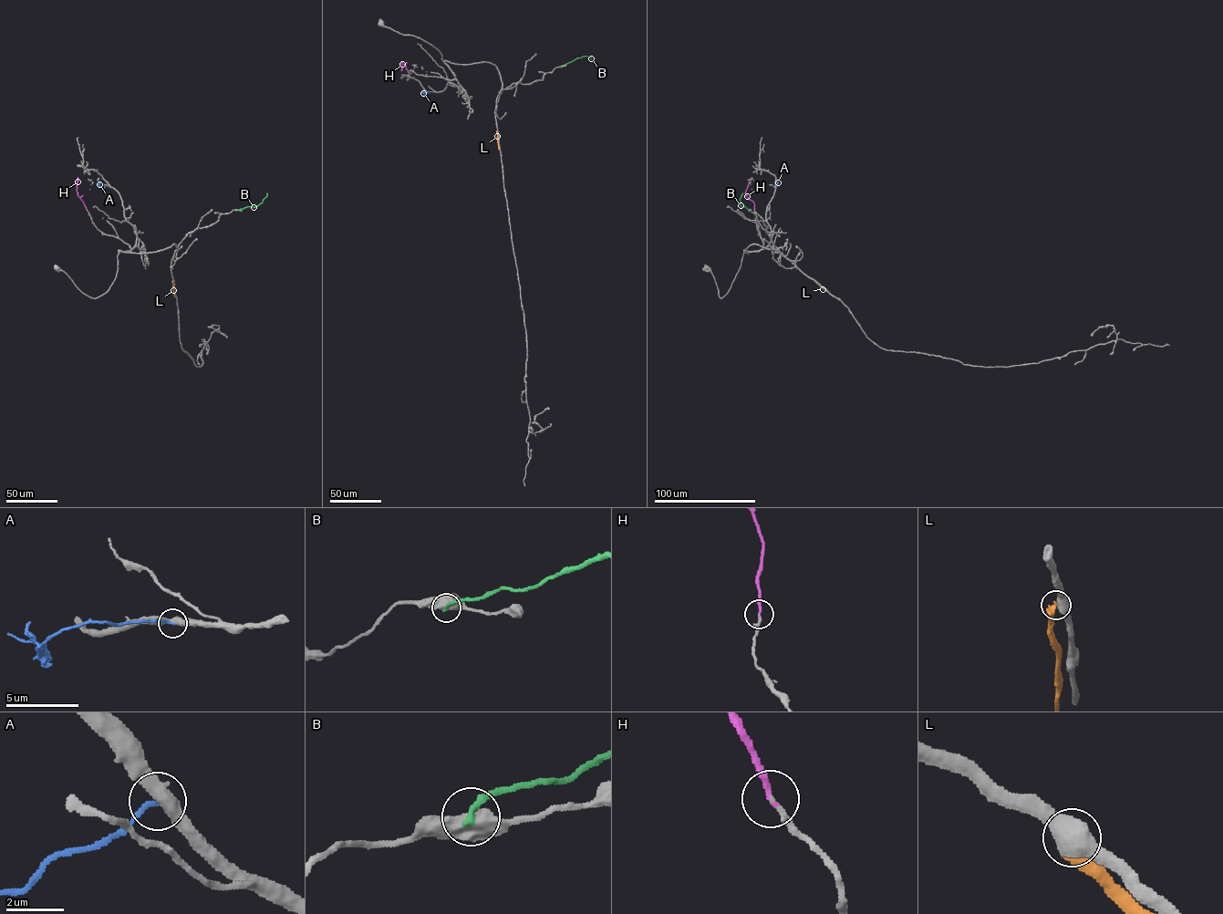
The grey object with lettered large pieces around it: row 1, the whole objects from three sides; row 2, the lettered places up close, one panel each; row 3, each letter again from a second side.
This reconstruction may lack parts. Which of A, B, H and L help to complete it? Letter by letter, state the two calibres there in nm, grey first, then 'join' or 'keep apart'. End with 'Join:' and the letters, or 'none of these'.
A: calibres 440 and 180 nm; keep apart
B: calibres 550 and 240 nm; keep apart
H: calibres 190 and 200 nm; join
L: calibres 550 and 400 nm; keep apart
Join: H

